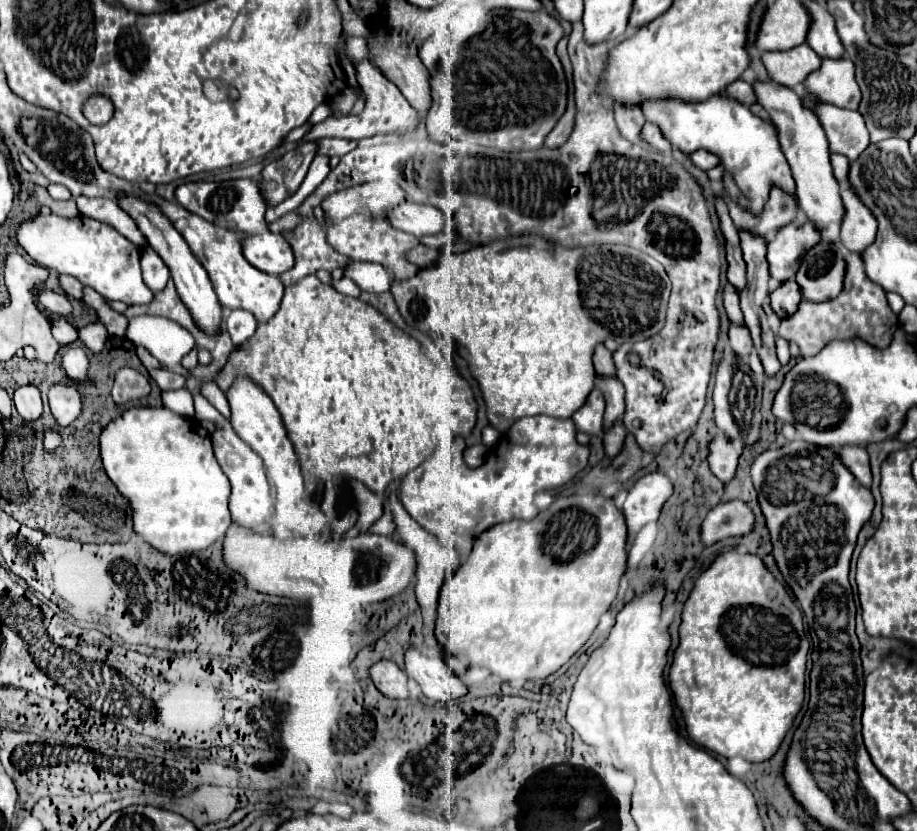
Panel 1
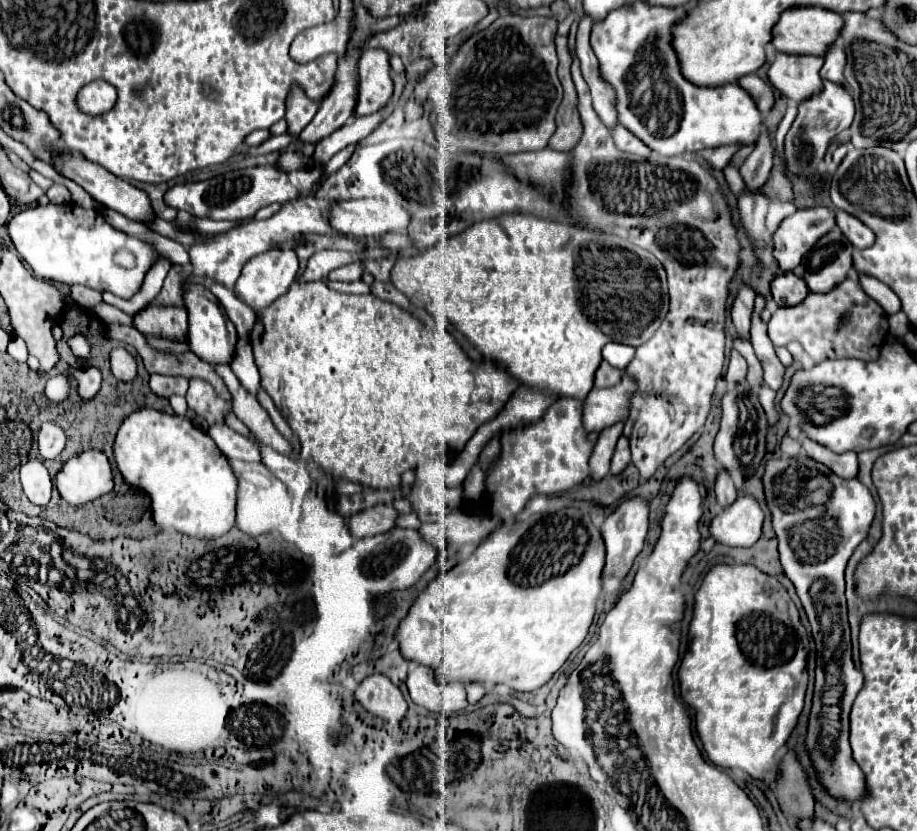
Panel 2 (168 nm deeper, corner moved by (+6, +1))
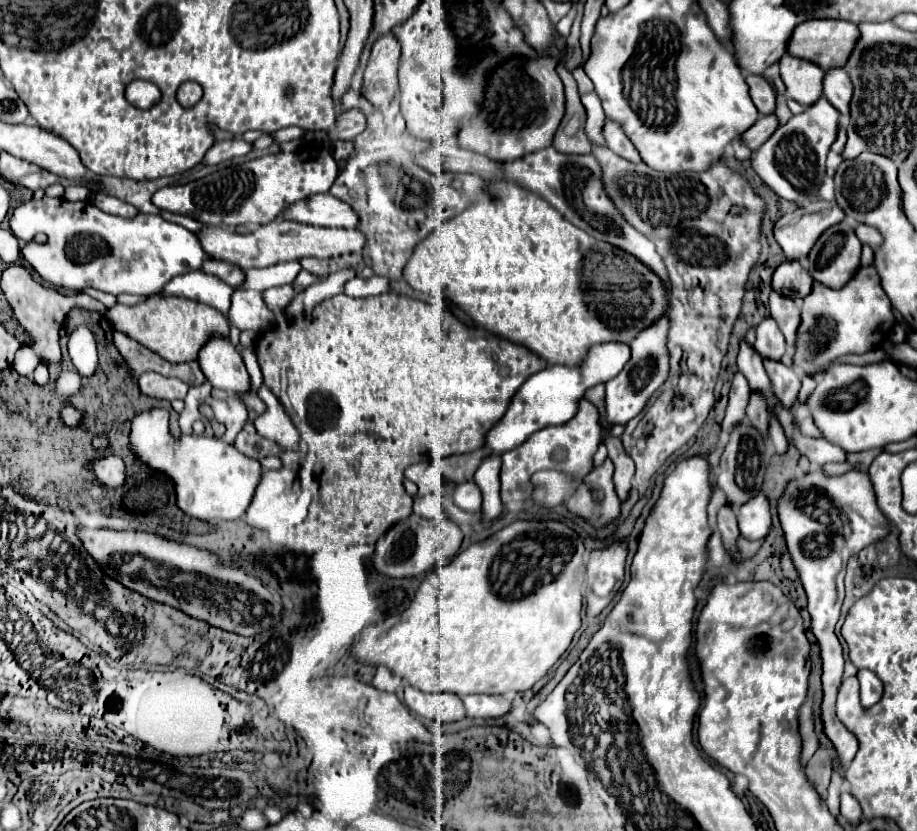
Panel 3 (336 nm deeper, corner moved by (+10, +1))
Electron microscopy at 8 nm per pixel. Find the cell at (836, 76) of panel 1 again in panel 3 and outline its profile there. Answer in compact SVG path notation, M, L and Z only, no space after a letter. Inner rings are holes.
M820 97L816 103L806 107L800 115L794 115L786 125L778 127L772 137L754 153L752 167L760 179L782 199L802 203L814 195L822 183L826 171L826 155L836 139L840 123L840 111Z

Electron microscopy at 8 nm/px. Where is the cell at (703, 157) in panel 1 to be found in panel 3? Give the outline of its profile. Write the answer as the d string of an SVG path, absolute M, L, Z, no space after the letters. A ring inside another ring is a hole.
M762 115L748 131L744 131L742 135L740 135L740 139L742 139L742 143L750 149L750 151L756 151L774 131L776 131L776 127L778 127L778 119L776 119L776 115Z

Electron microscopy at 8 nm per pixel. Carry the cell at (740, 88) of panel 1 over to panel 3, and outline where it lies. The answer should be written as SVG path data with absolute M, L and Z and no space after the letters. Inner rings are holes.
M748 75L746 77L746 83L750 87L750 97L754 101L754 105L758 107L758 111L762 115L770 115L774 111L774 105L776 105L776 95L774 95L774 89L770 93L770 85L766 83L764 77L760 75Z

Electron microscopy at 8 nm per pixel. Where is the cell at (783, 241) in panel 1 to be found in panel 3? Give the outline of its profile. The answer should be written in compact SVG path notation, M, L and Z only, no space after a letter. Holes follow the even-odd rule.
M816 201L782 215L774 225L774 237L786 259L800 261L808 257L816 239L832 225L844 219L836 201Z

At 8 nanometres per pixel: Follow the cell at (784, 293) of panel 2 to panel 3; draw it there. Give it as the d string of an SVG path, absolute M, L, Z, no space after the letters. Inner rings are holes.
M784 261L772 275L772 289L790 299L804 299L812 291L812 277L798 261Z

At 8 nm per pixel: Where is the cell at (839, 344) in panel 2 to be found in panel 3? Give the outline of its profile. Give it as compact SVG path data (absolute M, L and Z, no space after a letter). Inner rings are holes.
M766 317L758 329L756 329L756 341L754 341L754 349L762 355L762 357L770 357L770 359L780 359L786 351L786 341L784 335L776 323L774 317Z

